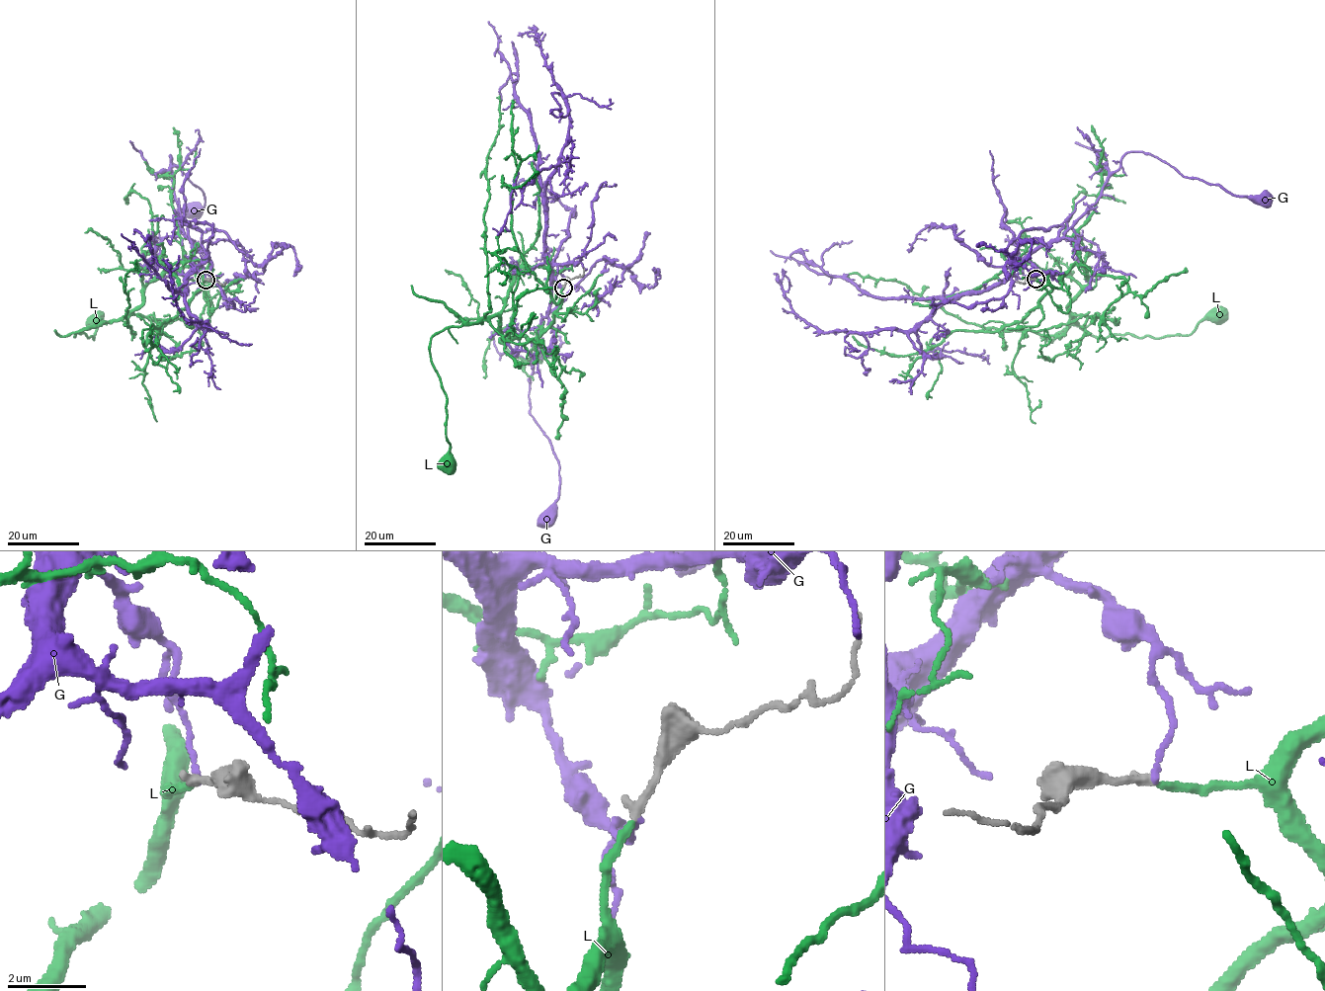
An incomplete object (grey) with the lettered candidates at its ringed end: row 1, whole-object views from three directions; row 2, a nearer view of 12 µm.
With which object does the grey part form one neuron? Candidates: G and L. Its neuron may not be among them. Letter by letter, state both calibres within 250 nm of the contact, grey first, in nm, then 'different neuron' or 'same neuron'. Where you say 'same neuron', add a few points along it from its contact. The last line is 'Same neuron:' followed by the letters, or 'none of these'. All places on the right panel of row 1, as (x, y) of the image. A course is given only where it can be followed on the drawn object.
G: 240/150 nm | different neuron
L: 240/190 nm | same neuron | via (1035, 279), (1073, 265), (1087, 268), (1089, 283), (1068, 312), (1093, 336), (1189, 335), (1200, 322), (1219, 315)
Same neuron: L

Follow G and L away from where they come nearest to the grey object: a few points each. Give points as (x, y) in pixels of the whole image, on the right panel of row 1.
G: (1035, 279), (1025, 259), (1093, 205), (1128, 152), (1266, 199)
L: (1035, 279), (1073, 265), (1087, 268), (1089, 283), (1068, 312), (1093, 336), (1189, 335), (1200, 322), (1219, 315)

